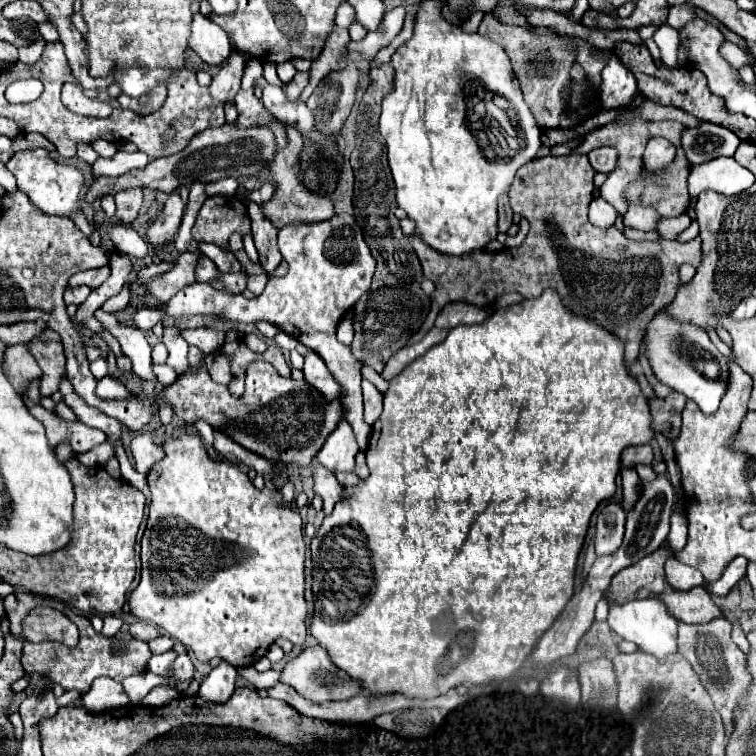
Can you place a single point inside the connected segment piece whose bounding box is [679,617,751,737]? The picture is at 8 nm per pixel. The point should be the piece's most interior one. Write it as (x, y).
(720, 665)

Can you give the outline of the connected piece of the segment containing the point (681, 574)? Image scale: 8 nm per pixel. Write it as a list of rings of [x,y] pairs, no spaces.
[[[671,557],[669,563],[665,563],[665,575],[667,575],[667,583],[681,591],[687,591],[705,583],[705,577],[697,569],[677,561],[675,557]]]

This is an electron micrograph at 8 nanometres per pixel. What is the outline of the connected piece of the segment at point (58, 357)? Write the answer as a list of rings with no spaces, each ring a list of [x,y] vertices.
[[[33,339],[29,343],[31,355],[37,359],[39,367],[43,369],[41,377],[41,393],[43,395],[53,395],[59,391],[59,385],[65,375],[65,355],[63,355],[63,345],[55,341],[41,341]]]

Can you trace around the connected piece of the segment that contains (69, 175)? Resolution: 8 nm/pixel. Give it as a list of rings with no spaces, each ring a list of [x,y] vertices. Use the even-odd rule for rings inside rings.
[[[31,149],[31,151],[17,151],[5,167],[15,175],[17,187],[27,193],[29,201],[43,213],[47,215],[57,215],[57,217],[71,217],[81,209],[81,195],[83,185],[85,185],[85,175],[81,169],[65,163],[57,163],[55,159],[49,157],[47,149]]]

